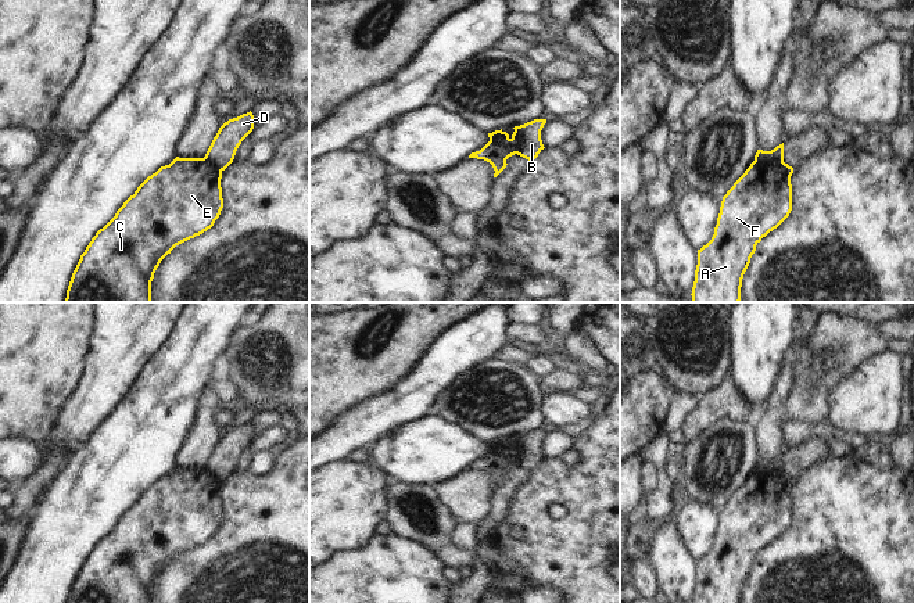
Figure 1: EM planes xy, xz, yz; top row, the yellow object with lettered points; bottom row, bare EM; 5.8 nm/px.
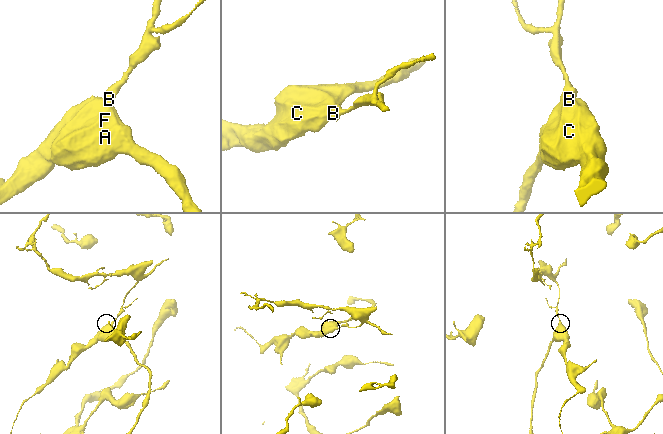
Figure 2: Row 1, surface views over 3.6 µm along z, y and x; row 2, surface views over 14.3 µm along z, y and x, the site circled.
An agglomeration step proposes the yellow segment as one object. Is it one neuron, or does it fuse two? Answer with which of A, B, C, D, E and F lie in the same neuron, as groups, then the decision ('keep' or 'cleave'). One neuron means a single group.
groups A C E F / B D; cleave

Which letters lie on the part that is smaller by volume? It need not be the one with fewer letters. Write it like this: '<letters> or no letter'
B, D.

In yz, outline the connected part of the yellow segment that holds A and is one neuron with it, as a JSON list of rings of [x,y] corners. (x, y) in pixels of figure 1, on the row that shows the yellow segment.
[[[753,161],[723,197],[712,240],[698,250],[692,302],[739,302],[743,274],[756,245],[792,211],[793,168],[785,162]]]

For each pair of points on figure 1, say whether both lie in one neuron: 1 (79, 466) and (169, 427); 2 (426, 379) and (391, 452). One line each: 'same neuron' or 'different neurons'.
1: same neuron
2: different neurons

